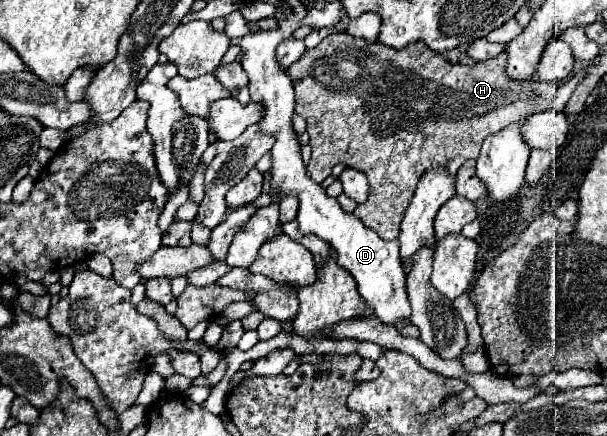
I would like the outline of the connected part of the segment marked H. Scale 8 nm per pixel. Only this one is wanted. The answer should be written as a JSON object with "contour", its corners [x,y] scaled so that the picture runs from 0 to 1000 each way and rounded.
{"contour":[[[547,73],[544,83],[537,83],[521,110],[514,115],[504,115],[498,124],[494,138],[488,138],[471,165],[474,174],[481,179],[484,188],[484,206],[488,206],[488,261],[501,266],[504,275],[504,303],[511,307],[511,335],[514,335],[514,362],[504,378],[504,399],[521,417],[529,422],[540,404],[545,401],[545,388],[558,374],[570,376],[577,385],[586,385],[586,390],[596,390],[603,404],[606,404],[606,417],[610,417],[610,454],[593,468],[586,477],[586,500],[600,509],[600,518],[613,523],[619,537],[626,537],[633,550],[649,550],[656,546],[659,537],[659,509],[666,500],[666,486],[682,450],[682,436],[685,436],[685,422],[692,413],[692,404],[699,394],[705,394],[708,385],[715,381],[738,381],[741,394],[751,394],[758,385],[758,376],[764,376],[771,362],[784,362],[787,349],[791,349],[791,330],[797,326],[801,312],[807,312],[811,303],[824,303],[824,294],[834,294],[843,275],[853,275],[857,266],[870,266],[870,257],[883,261],[883,257],[893,257],[893,252],[903,252],[908,248],[911,222],[918,197],[911,188],[883,188],[883,202],[876,202],[876,211],[870,211],[870,202],[863,202],[863,193],[850,193],[850,183],[837,183],[834,165],[830,165],[830,138],[834,138],[834,124],[824,124],[811,138],[801,138],[801,142],[787,142],[784,151],[764,151],[764,147],[745,147],[738,142],[731,128],[712,119],[702,101],[675,101],[672,110],[662,110],[662,115],[649,115],[649,110],[633,110],[629,101],[616,96],[616,101],[603,101],[600,92],[593,87],[580,87],[577,78],[570,73]]]}

